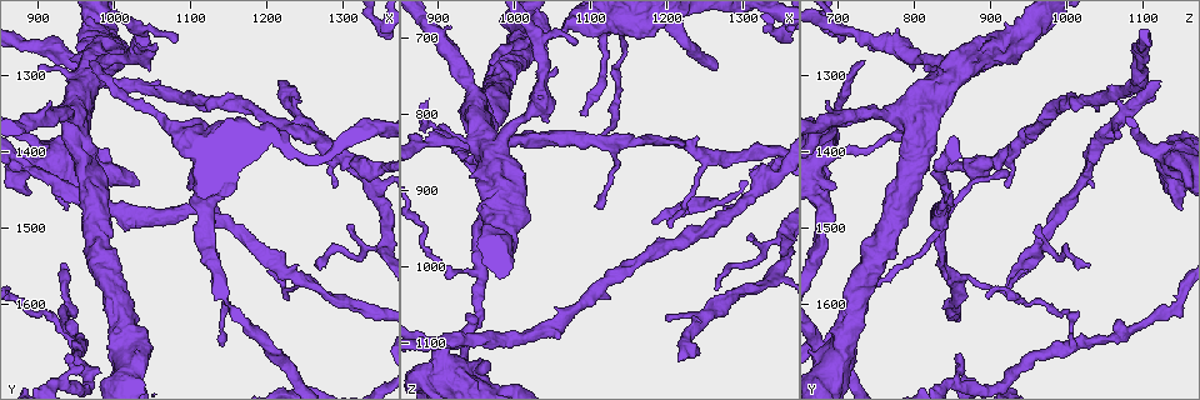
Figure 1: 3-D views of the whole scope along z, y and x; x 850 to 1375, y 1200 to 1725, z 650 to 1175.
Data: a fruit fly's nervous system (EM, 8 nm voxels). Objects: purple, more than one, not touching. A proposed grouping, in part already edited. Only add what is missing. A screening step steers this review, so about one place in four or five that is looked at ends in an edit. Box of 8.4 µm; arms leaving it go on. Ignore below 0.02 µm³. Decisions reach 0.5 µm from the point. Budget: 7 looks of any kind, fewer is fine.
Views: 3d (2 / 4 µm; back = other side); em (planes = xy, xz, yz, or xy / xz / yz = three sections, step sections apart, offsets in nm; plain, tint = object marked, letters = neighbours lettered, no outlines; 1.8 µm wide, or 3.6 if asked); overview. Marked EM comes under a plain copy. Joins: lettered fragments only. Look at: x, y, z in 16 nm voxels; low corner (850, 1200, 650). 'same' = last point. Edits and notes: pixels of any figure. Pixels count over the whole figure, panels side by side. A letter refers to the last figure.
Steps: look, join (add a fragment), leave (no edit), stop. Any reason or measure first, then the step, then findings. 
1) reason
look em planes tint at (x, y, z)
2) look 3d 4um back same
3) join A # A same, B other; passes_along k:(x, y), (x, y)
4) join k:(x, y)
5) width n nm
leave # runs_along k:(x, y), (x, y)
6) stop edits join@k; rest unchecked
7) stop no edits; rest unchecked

branch stops here
look 3d 4um at (970, 1280, 735)

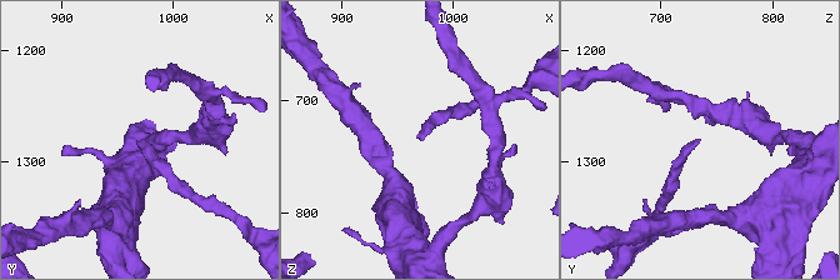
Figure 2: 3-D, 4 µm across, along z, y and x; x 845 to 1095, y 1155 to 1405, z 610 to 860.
look em yz step 4 tint at (972, 1282, 736)

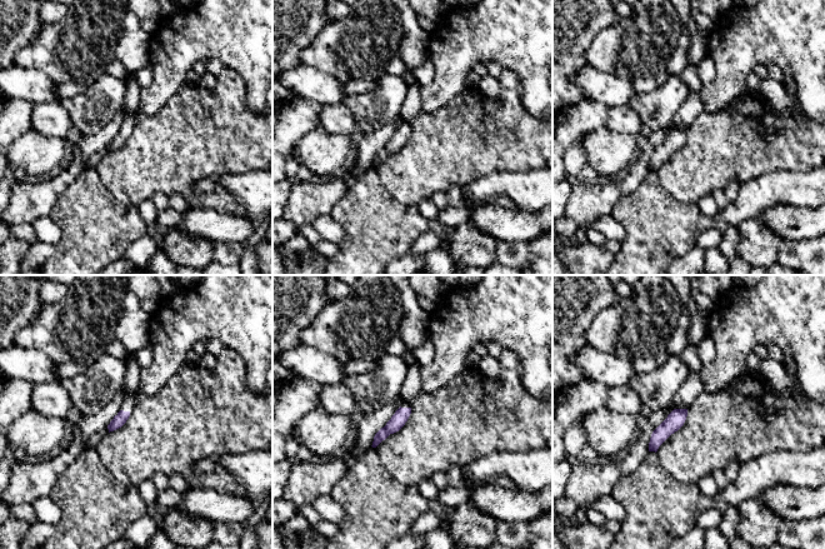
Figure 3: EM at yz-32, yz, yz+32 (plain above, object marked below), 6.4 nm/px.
look em planes letters same

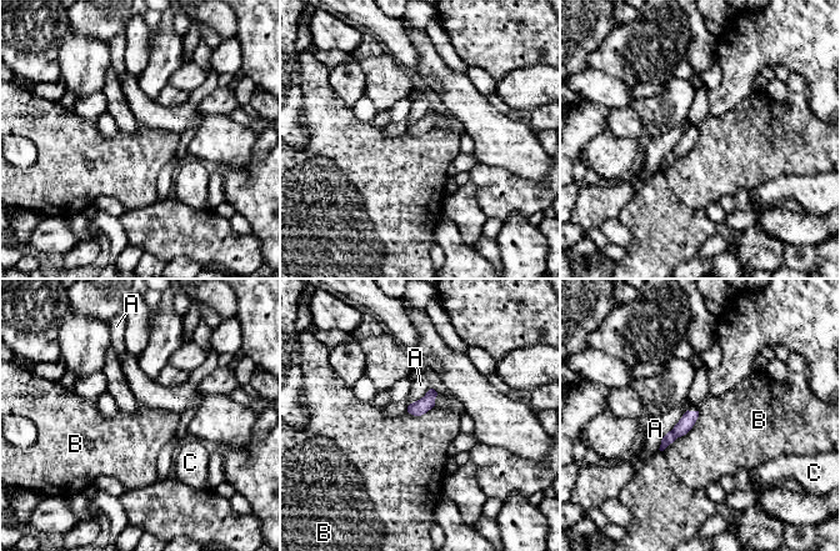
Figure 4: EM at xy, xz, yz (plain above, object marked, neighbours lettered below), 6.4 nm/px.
leave # A other, B other, C other; runs_along 4:(695, 414), (664, 444); none of them fits

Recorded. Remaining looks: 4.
branch stops here
look em xz step 8 letters at (1100, 1360, 695)

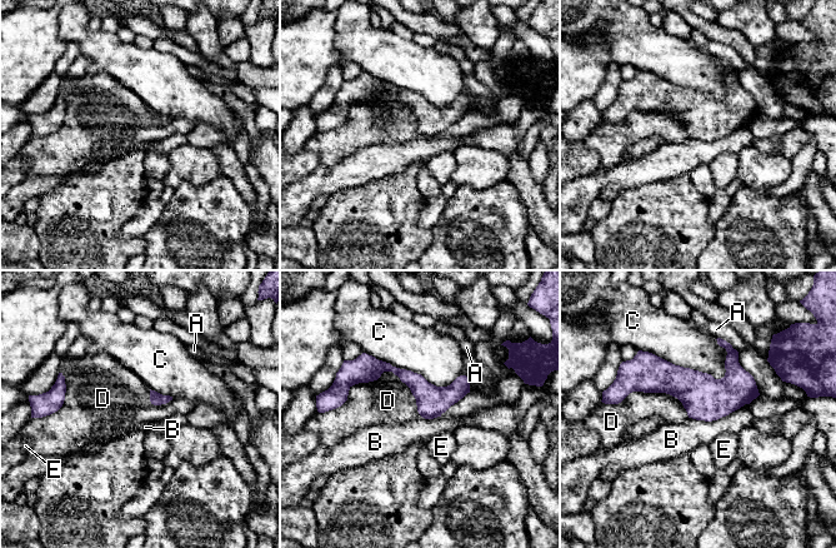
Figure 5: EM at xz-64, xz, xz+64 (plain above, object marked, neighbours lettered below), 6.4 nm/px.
another direction
look em yz step 16 letters same

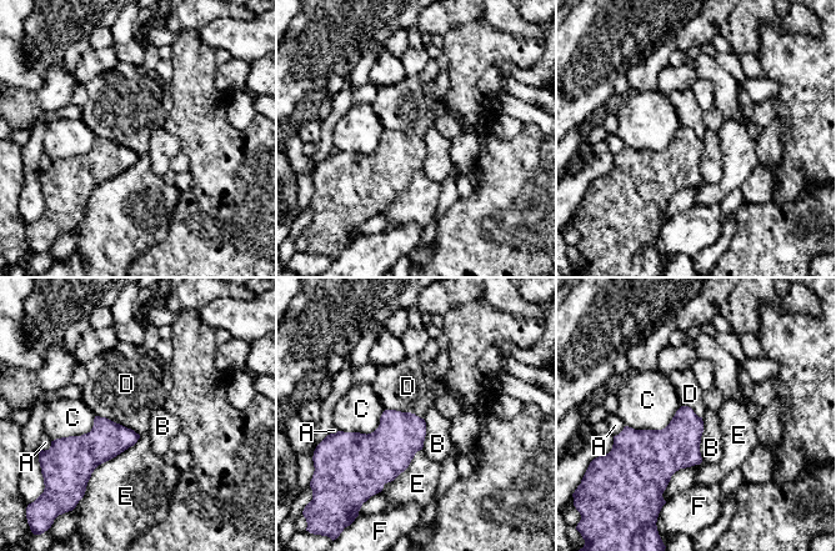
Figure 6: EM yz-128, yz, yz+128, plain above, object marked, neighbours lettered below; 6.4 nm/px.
leave # A other, B other, C other, D other, E other, F other; border 6:(95, 415), (108, 417), (140, 435); none of them fits

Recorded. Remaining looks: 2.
sharp bend
look em 3.6um xy step 4 letters at (905, 1395, 1110)

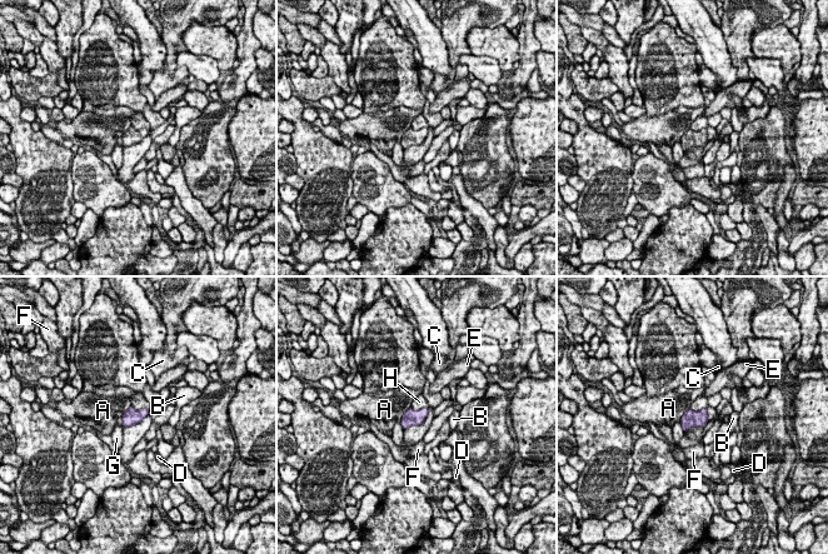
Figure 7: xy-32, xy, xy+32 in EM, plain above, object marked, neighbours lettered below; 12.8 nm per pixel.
leave # A other, B other, C other, D other, E other, F other, G other, H other; border 7:(131, 405), (135, 409), (148, 410); no lettered fragment goes on from it

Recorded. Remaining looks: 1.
stop no edits; rest unchecked

